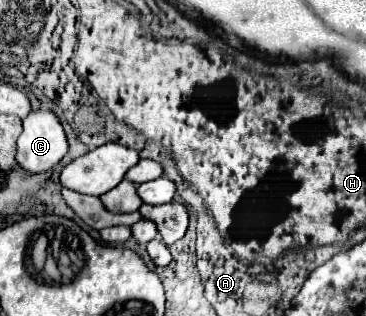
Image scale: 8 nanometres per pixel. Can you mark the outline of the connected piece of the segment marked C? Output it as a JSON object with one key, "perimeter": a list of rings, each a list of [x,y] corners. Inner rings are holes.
{"perimeter":[[[47,109],[31,111],[23,119],[23,133],[17,141],[17,163],[27,173],[43,173],[61,161],[67,147],[59,119]]]}

